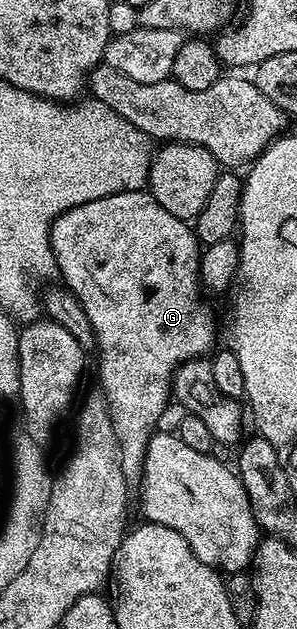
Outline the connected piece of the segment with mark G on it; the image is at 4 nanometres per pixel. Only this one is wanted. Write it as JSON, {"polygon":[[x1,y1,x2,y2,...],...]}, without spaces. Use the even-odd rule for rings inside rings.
{"polygon":[[146,189,122,190,97,200,89,200,89,204,77,204,69,208,61,216,57,216,51,225,51,247,57,267,58,277,62,285,81,300,81,308,85,308,85,316,89,316,89,324,93,324,95,333,95,350,99,354,99,386,104,400,107,402,109,420,113,422,113,432,117,436,119,445,119,459,121,472,128,484,139,484,143,480,143,465,147,455,147,445,152,434,156,433,156,426,168,402,172,401,171,379,175,377,175,369,194,358,203,358,216,349,215,343,215,314,207,307,202,298,201,283,199,281,199,259,201,257,201,243,195,236,195,231,184,219,173,216,173,212,165,212,161,204]]}

